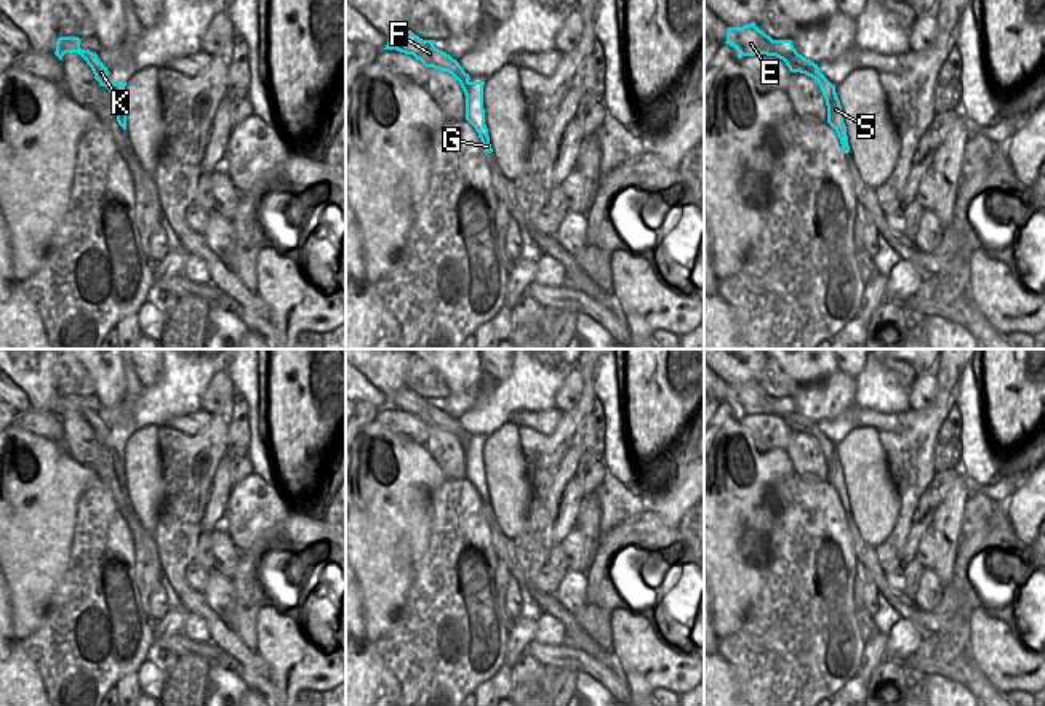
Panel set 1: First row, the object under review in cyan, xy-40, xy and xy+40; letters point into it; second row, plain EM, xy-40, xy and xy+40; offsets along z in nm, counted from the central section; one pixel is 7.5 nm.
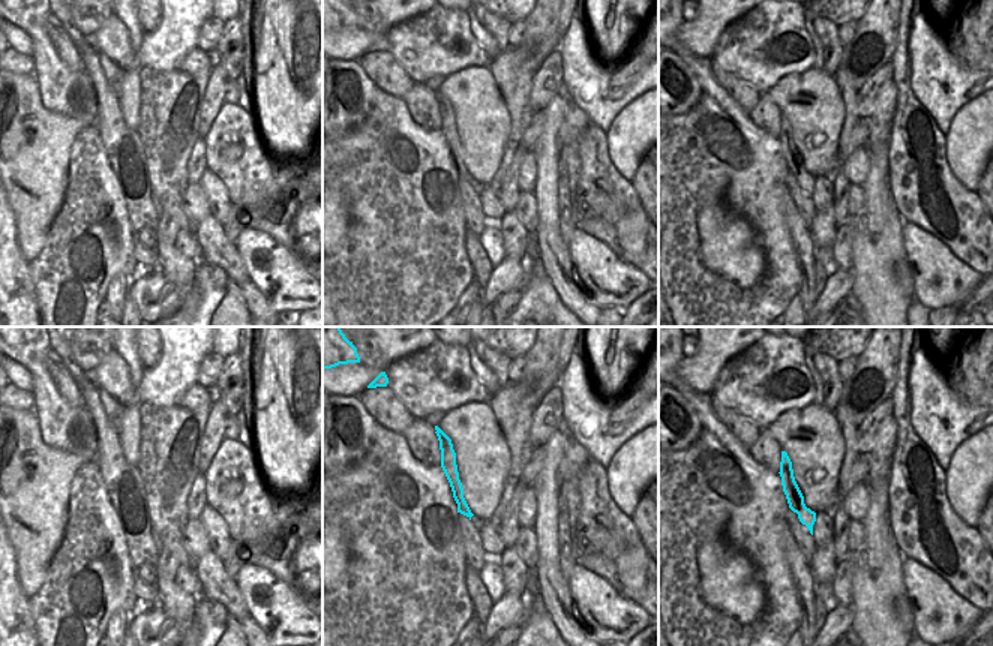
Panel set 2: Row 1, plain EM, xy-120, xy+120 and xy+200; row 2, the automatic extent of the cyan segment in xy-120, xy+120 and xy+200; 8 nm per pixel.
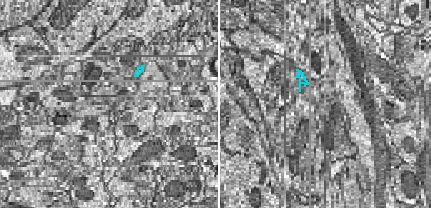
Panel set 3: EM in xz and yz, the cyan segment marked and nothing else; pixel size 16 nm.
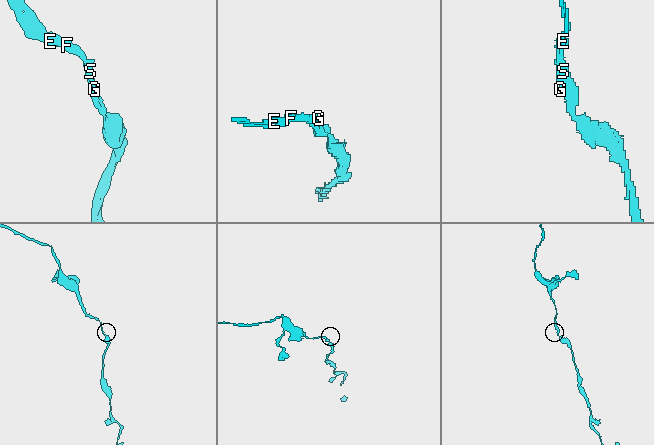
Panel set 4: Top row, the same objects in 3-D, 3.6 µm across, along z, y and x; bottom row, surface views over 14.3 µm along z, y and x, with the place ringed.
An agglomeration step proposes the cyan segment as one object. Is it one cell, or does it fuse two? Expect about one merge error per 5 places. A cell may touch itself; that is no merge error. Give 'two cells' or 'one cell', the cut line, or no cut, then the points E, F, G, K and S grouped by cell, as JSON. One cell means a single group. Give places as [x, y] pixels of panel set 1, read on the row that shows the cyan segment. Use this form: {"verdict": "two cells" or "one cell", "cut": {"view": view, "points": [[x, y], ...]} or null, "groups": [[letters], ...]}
{"verdict": "one cell", "cut": null, "groups": [["E", "F", "G", "K", "S"]]}

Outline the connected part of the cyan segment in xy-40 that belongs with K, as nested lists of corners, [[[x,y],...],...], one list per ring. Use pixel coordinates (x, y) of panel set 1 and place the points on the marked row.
[[[59,37],[56,42],[54,54],[62,59],[66,53],[78,53],[86,64],[91,67],[94,78],[99,82],[101,86],[106,86],[112,98],[114,112],[117,115],[118,125],[126,130],[126,114],[125,114],[125,86],[126,82],[109,82],[109,70],[99,61],[98,54],[90,50],[80,48],[78,37]]]

